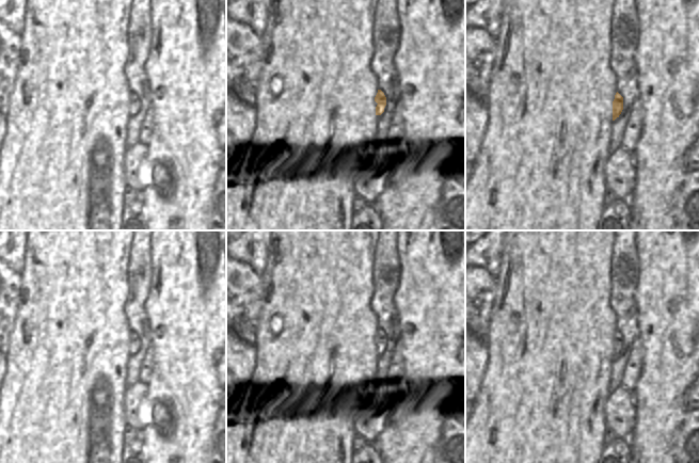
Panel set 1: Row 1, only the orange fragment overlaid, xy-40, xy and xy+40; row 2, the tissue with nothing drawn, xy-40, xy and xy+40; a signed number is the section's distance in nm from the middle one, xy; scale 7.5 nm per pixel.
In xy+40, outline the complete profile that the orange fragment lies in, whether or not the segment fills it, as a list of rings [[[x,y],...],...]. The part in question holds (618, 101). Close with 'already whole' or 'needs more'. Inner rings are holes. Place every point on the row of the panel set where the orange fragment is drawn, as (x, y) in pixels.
[[[617,92],[613,101],[613,121],[621,114],[623,110],[623,97]]] | already whole

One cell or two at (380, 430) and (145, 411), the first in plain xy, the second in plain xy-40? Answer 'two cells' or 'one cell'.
two cells

